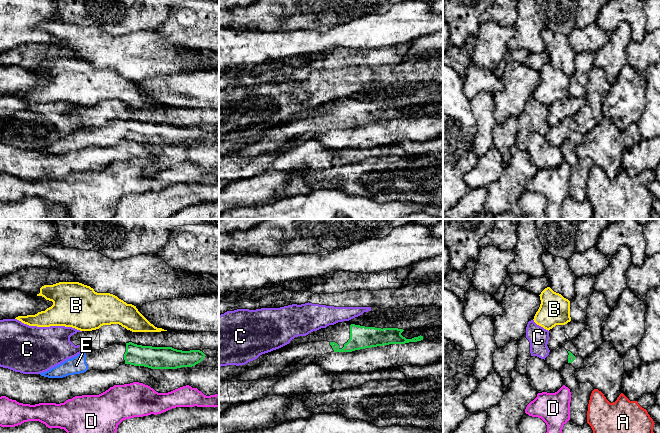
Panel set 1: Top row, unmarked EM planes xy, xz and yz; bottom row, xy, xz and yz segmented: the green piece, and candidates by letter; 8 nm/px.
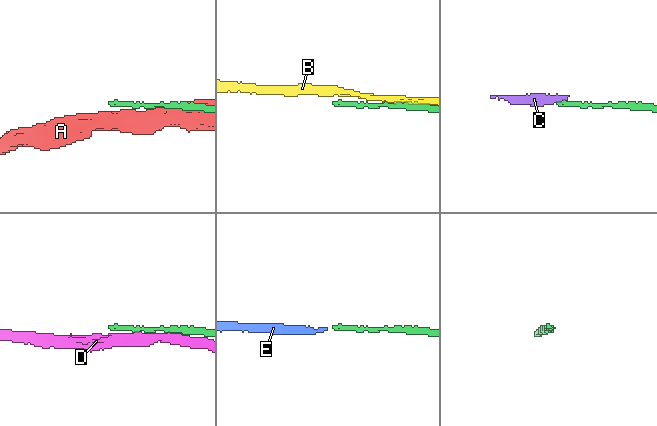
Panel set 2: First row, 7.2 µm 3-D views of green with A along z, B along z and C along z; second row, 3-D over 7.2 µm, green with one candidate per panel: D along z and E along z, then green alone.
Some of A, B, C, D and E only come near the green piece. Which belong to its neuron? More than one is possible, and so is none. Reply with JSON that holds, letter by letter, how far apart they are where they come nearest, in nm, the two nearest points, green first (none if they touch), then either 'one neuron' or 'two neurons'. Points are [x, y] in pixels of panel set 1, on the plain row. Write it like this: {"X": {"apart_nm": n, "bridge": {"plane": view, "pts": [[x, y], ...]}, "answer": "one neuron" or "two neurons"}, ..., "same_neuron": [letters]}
{"A": {"apart_nm": 280, "bridge": {"plane": "yz", "pts": [[572, 137], [594, 165]]}, "answer": "two neurons"}, "B": {"apart_nm": 90, "bridge": {"plane": "xy", "pts": [[131, 118], [132, 107]]}, "answer": "two neurons"}, "C": {"apart_nm": 40, "bridge": {"plane": "xz", "pts": [[351, 100], [348, 96]]}, "answer": "two neurons"}, "D": {"apart_nm": 140, "bridge": {"plane": "xy", "pts": [[134, 141], [134, 158]]}, "answer": "two neurons"}, "E": {"apart_nm": 300, "bridge": {"plane": "xy", "pts": [[124, 135], [87, 141]]}, "answer": "one neuron"}, "same_neuron": ["E"]}

